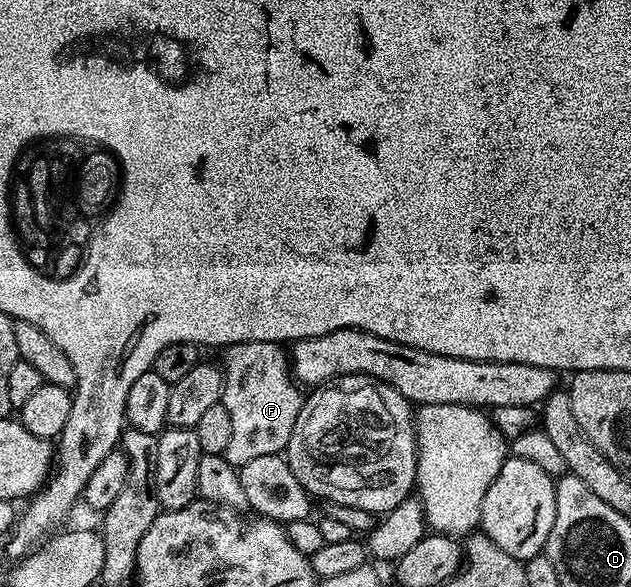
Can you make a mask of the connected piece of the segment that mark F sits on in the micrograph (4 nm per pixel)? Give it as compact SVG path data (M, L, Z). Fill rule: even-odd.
M244 341L241 345L228 346L224 353L225 358L219 362L221 375L219 404L227 407L231 415L231 443L227 443L223 456L230 464L240 467L251 459L259 459L259 455L281 453L288 446L291 431L295 431L295 419L299 419L303 392L301 393L300 389L302 386L295 380L291 357L284 344L276 341Z

